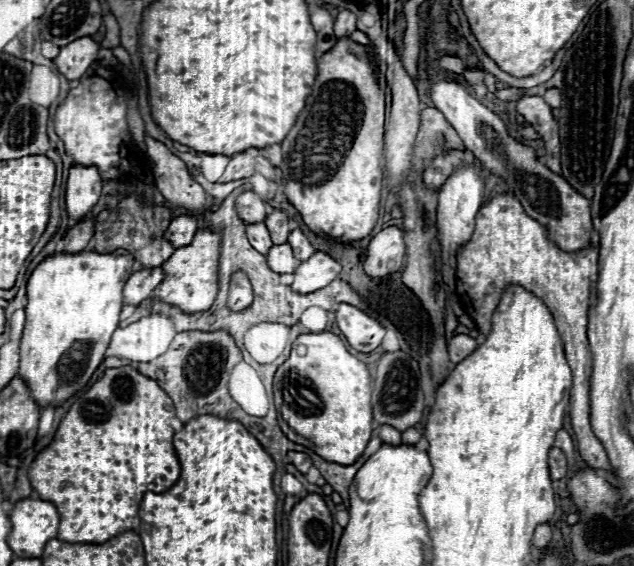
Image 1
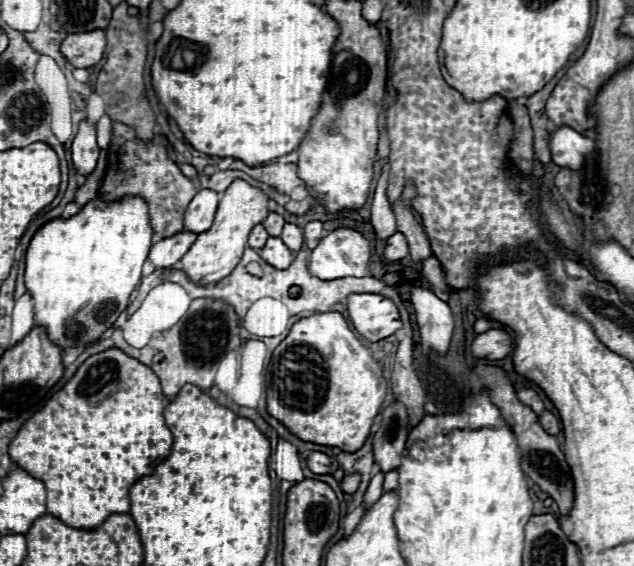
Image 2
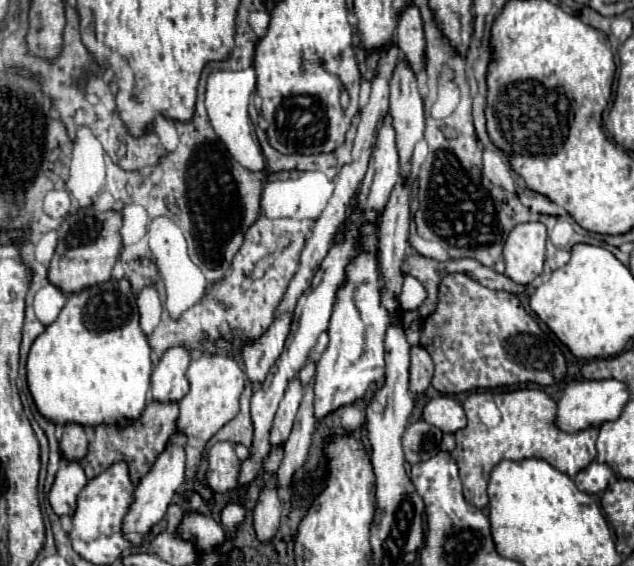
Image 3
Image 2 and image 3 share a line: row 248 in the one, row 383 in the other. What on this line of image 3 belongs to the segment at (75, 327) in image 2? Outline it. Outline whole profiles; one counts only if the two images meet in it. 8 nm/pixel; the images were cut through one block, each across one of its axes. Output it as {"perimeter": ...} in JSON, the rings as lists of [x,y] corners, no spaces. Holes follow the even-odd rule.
{"perimeter":[[[116,280],[104,282],[104,286],[92,286],[84,294],[72,294],[62,308],[56,322],[52,322],[40,338],[32,344],[26,362],[28,388],[34,398],[38,412],[54,424],[80,424],[80,426],[100,426],[110,424],[120,430],[136,422],[146,406],[146,394],[150,390],[150,346],[138,324],[136,294],[132,288],[118,288]]]}

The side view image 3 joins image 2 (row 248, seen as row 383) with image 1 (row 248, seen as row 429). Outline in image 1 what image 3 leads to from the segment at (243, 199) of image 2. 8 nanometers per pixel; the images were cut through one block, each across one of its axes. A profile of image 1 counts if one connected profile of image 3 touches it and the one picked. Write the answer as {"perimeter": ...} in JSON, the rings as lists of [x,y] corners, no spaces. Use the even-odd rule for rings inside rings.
{"perimeter":[[[208,228],[198,230],[192,244],[178,248],[164,264],[162,270],[166,278],[154,290],[154,298],[164,300],[182,308],[184,312],[206,312],[218,294],[218,264],[220,264],[220,240],[222,232],[212,232]]]}

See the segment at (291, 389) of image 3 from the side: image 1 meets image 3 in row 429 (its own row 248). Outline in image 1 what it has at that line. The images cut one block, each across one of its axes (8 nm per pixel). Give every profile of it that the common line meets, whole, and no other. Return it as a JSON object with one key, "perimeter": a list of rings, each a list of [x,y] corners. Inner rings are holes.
{"perimeter":[[[280,244],[280,246],[272,246],[268,252],[268,264],[274,272],[278,274],[292,274],[298,266],[298,260],[292,254],[290,244]]]}

